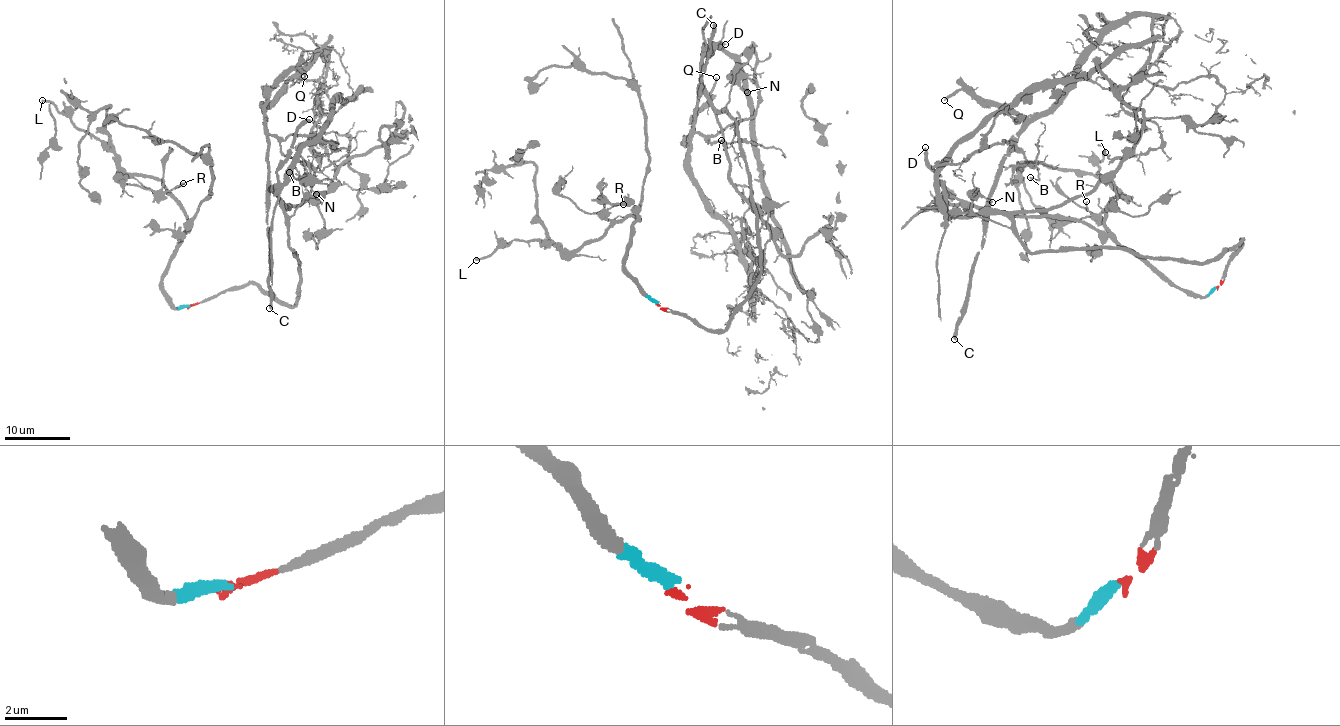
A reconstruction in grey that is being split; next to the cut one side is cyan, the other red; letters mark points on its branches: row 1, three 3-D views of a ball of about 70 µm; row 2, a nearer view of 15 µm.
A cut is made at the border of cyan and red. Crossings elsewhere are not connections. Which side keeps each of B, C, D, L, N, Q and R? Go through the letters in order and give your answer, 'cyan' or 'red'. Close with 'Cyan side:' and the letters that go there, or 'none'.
B: red
C: red
D: red
L: cyan
N: red
Q: red
R: cyan
Cyan side: L, R

